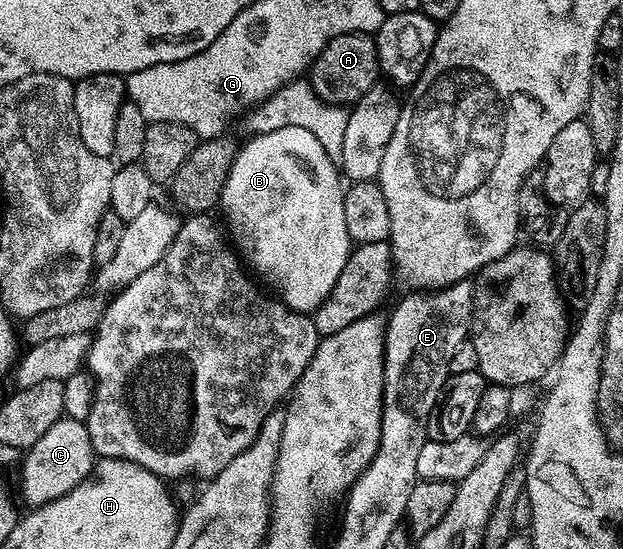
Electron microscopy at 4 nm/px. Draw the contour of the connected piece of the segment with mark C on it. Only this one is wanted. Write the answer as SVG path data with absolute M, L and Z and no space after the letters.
M69 416L60 417L33 447L26 450L21 461L19 473L19 493L27 507L38 507L45 503L53 503L53 499L61 499L73 487L81 484L91 470L95 468L97 454L89 439L89 431L82 421L75 421Z

